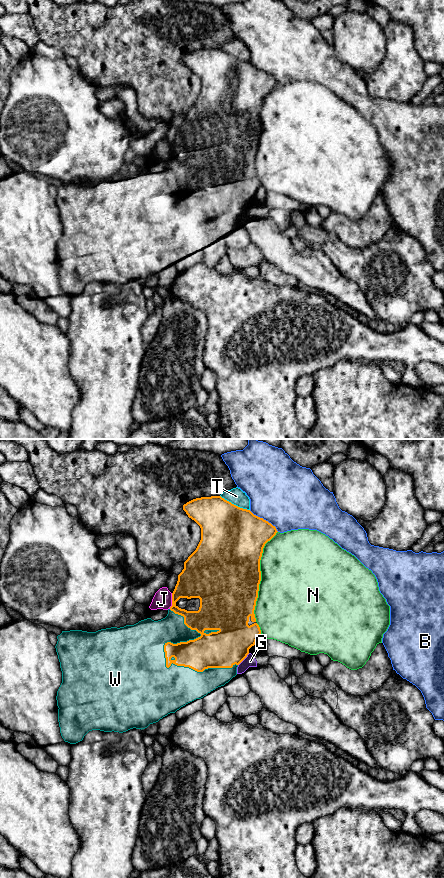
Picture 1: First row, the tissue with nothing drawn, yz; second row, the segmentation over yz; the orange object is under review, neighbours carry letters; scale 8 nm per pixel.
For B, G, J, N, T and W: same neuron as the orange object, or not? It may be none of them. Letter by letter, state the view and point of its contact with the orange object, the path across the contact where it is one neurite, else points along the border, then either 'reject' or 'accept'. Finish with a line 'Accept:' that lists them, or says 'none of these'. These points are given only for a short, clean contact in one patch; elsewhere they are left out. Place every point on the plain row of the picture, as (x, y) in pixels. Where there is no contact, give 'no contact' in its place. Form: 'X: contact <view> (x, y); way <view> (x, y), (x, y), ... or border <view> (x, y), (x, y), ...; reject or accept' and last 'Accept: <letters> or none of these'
B: contact yz (263, 71); reject
G: contact yz (244, 210); border yz (249, 205), (238, 217); reject
J: contact yz (172, 153); reject
N: contact yz (260, 128); reject
T: contact yz (235, 57); reject
W: contact yz (165, 207); accept
Accept: W

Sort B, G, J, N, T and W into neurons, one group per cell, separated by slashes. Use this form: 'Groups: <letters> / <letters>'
Groups: B / G / J / N / T / W

